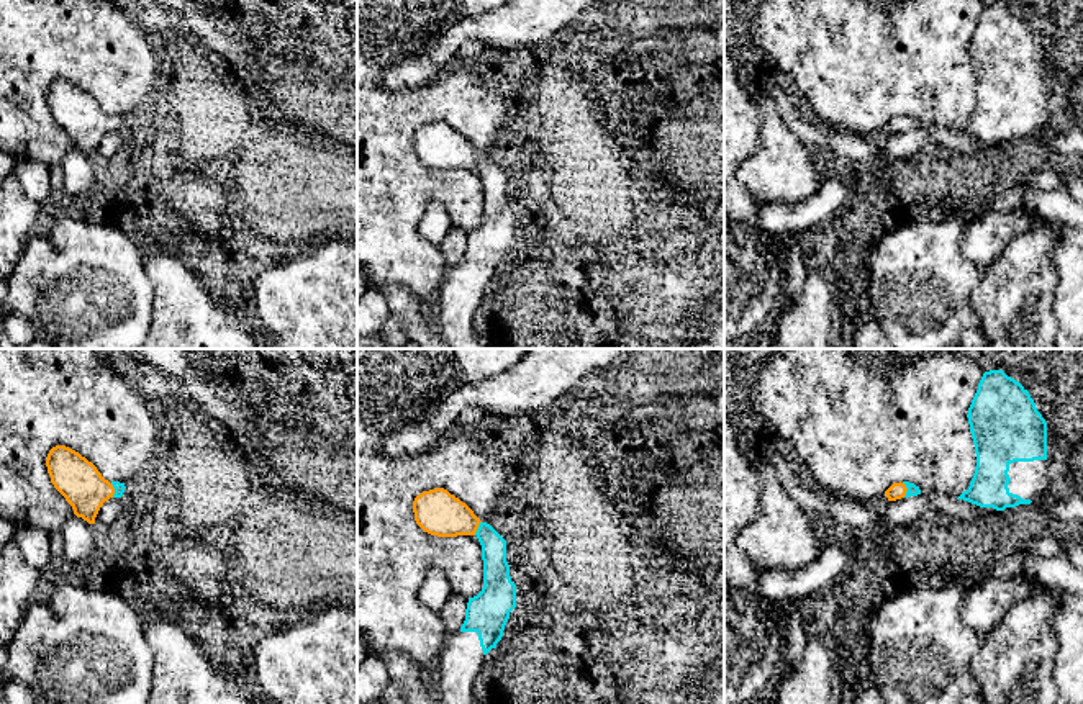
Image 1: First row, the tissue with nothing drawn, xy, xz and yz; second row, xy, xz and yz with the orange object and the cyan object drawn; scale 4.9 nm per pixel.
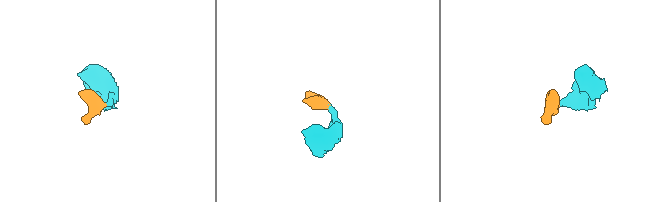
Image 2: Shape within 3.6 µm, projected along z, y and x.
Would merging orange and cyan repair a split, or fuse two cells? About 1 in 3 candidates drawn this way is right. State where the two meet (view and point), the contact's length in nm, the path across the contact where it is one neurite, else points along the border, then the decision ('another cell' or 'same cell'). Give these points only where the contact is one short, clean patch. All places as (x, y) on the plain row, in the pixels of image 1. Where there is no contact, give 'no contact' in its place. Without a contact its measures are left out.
yz (906, 123) | 80 nm | across yz (897, 123), (906, 123), (913, 123) | same cell

